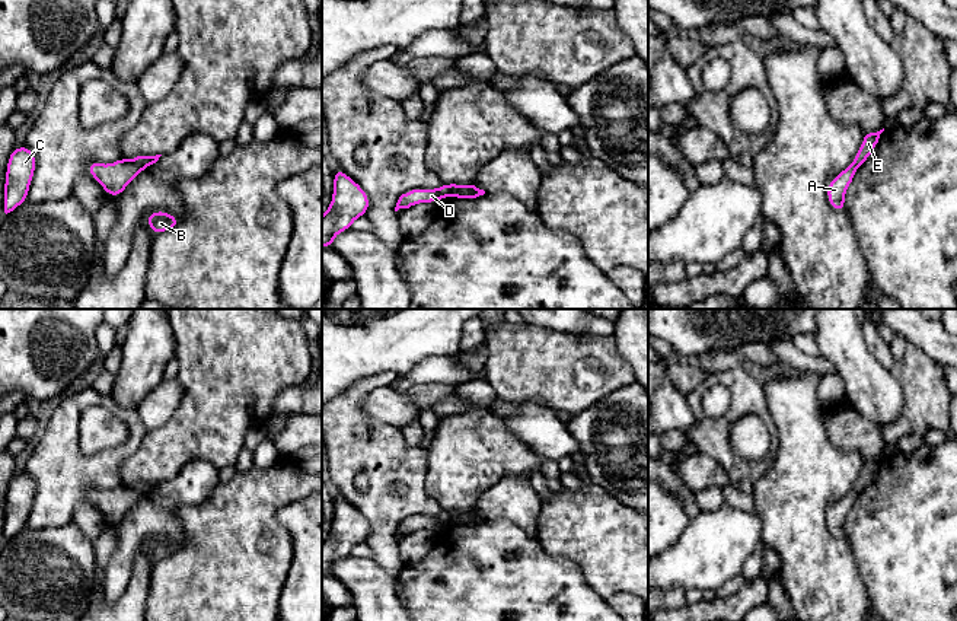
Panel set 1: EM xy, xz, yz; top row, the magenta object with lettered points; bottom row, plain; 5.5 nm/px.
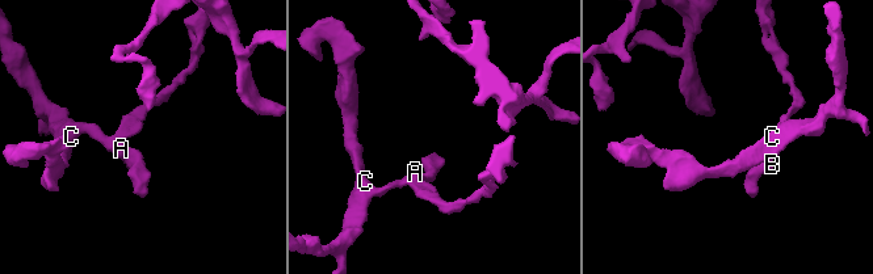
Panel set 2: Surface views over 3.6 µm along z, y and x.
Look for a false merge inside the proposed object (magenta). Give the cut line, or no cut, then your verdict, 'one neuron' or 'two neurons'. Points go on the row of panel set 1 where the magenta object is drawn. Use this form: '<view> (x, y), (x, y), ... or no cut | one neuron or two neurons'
xy (124, 159), (143, 168) | two neurons

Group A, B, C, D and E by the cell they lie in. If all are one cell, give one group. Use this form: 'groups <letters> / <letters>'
groups A B C D / E

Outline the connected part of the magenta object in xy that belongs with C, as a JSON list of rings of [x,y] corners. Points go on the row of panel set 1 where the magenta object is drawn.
[[[15,147],[7,160],[4,181],[4,213],[10,213],[28,201],[28,191],[36,168],[35,153],[26,147]]]

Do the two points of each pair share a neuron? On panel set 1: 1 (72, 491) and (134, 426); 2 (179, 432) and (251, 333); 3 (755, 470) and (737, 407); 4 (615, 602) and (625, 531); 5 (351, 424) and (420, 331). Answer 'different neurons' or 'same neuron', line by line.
1: same neuron
2: same neuron
3: same neuron
4: different neurons
5: different neurons

